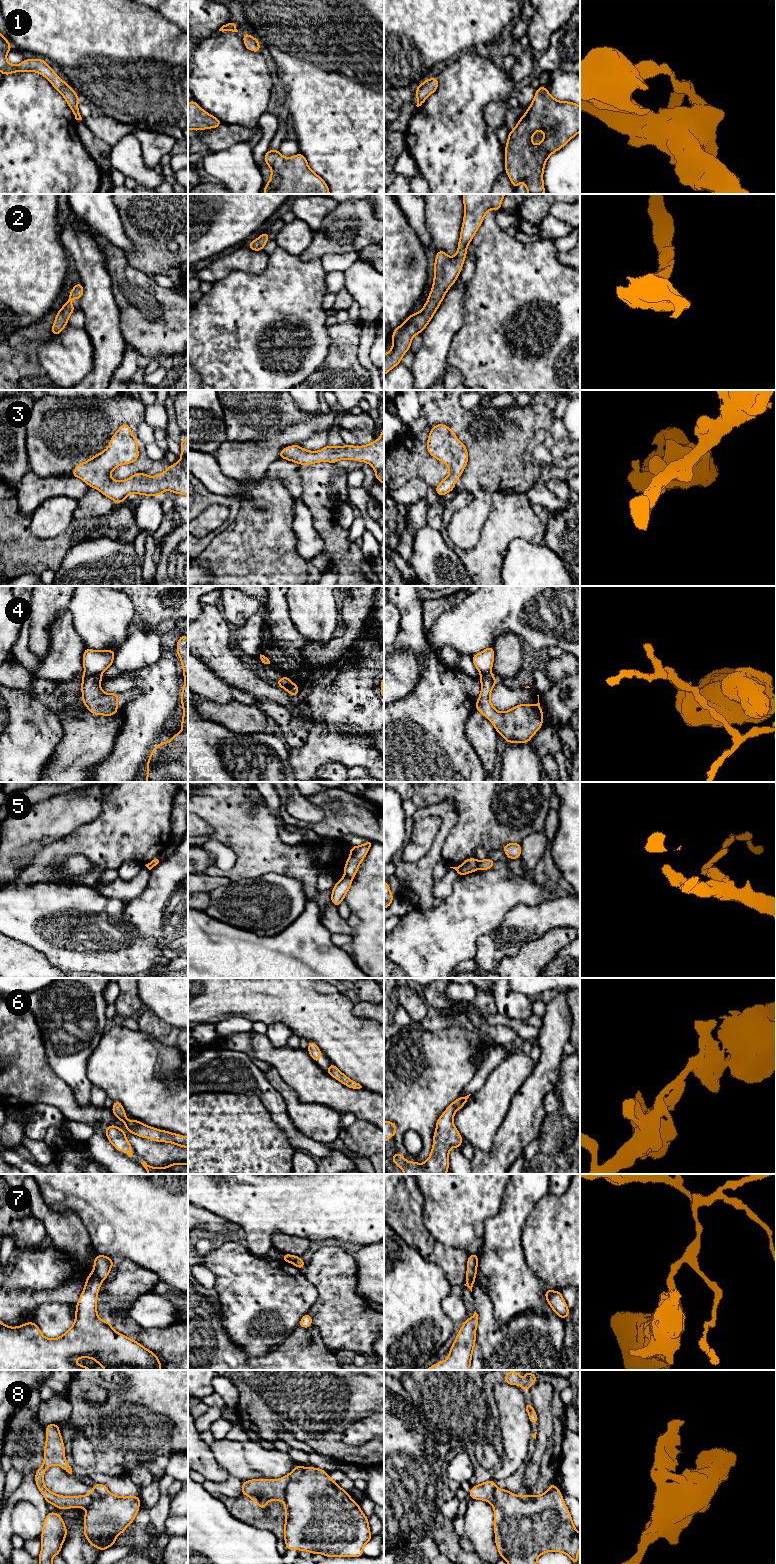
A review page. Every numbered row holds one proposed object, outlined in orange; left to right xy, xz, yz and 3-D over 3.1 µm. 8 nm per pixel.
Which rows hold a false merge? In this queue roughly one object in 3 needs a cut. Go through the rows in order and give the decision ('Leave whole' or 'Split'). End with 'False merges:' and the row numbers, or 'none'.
1: Leave whole
2: Leave whole
3: Leave whole
4: Split
5: Split
6: Leave whole
7: Split
8: Split
False merges: 4, 5, 7, 8

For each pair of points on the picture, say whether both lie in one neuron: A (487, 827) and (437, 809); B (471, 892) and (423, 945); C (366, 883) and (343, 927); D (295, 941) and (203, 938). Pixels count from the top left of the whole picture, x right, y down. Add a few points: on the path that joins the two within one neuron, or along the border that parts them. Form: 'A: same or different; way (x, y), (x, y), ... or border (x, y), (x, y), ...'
A: different; border (444, 798), (456, 807), (456, 823), (446, 837)
B: same; way (463, 905), (436, 932)
C: different; border (346, 920), (352, 935)
D: same; way (272, 946), (226, 946)

